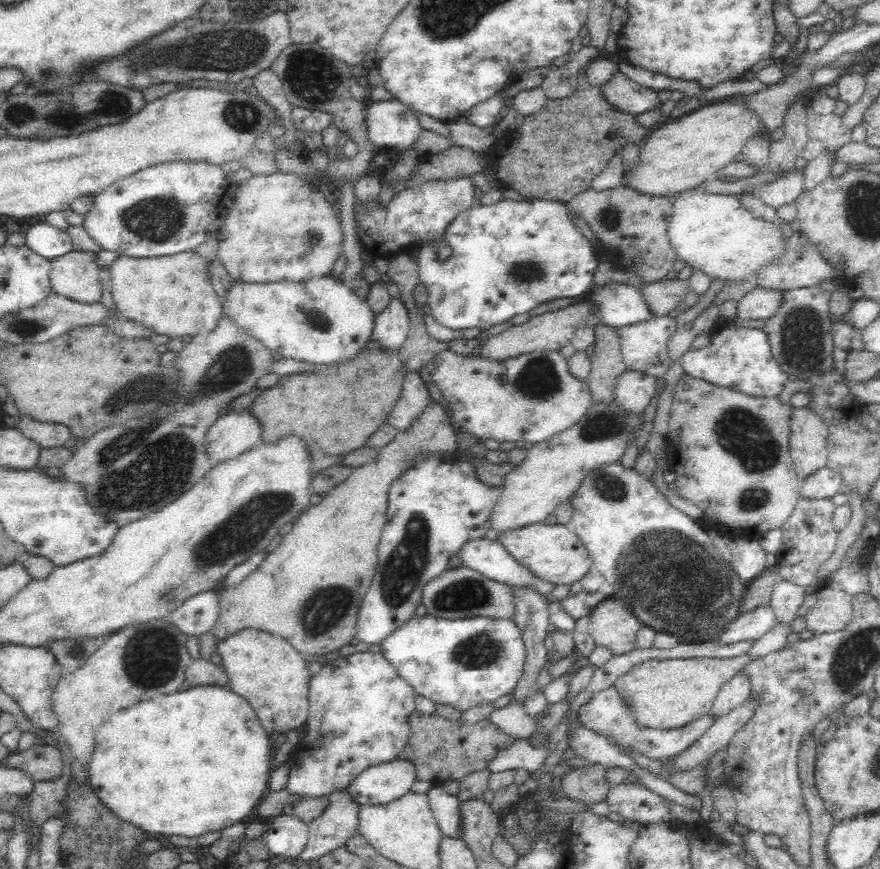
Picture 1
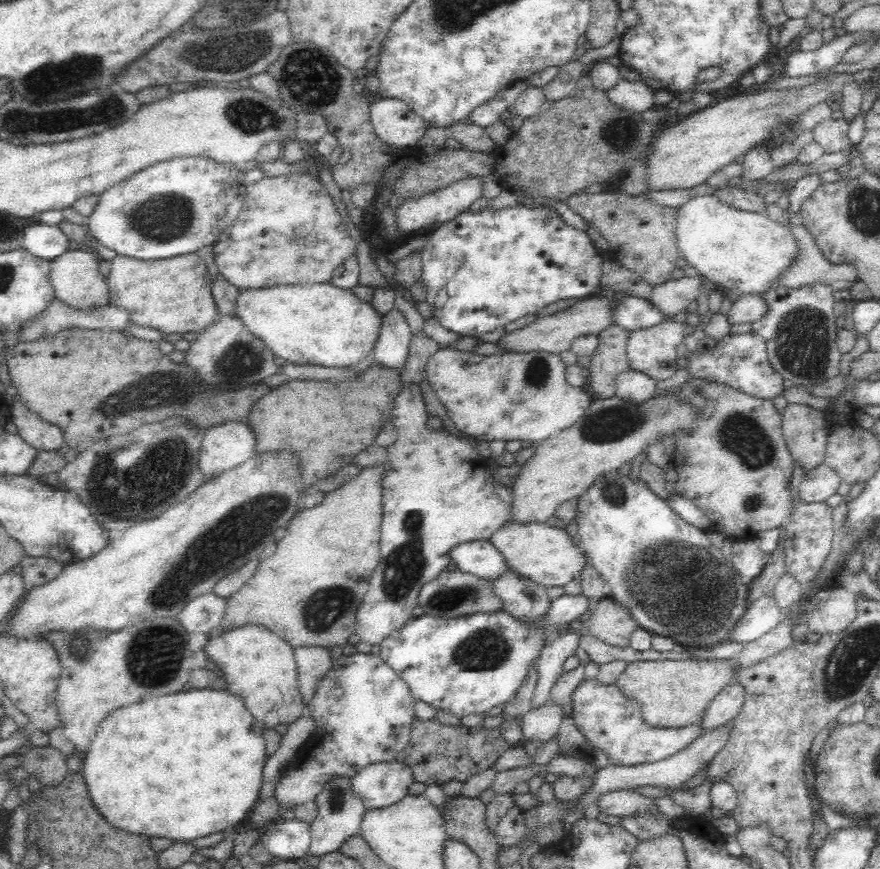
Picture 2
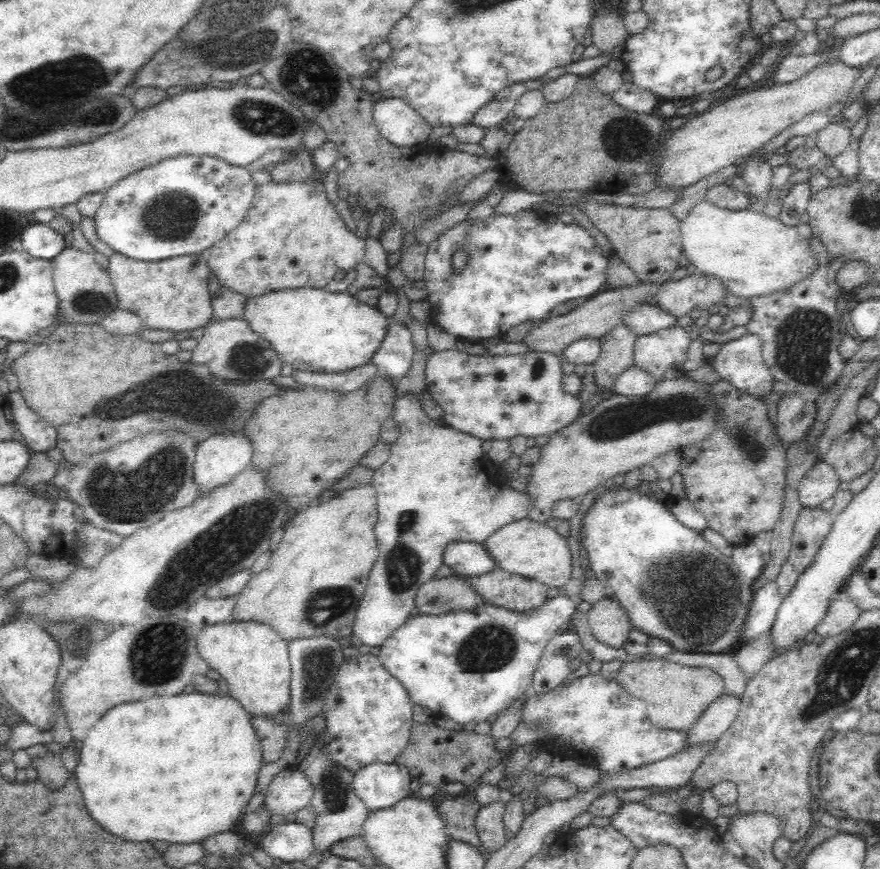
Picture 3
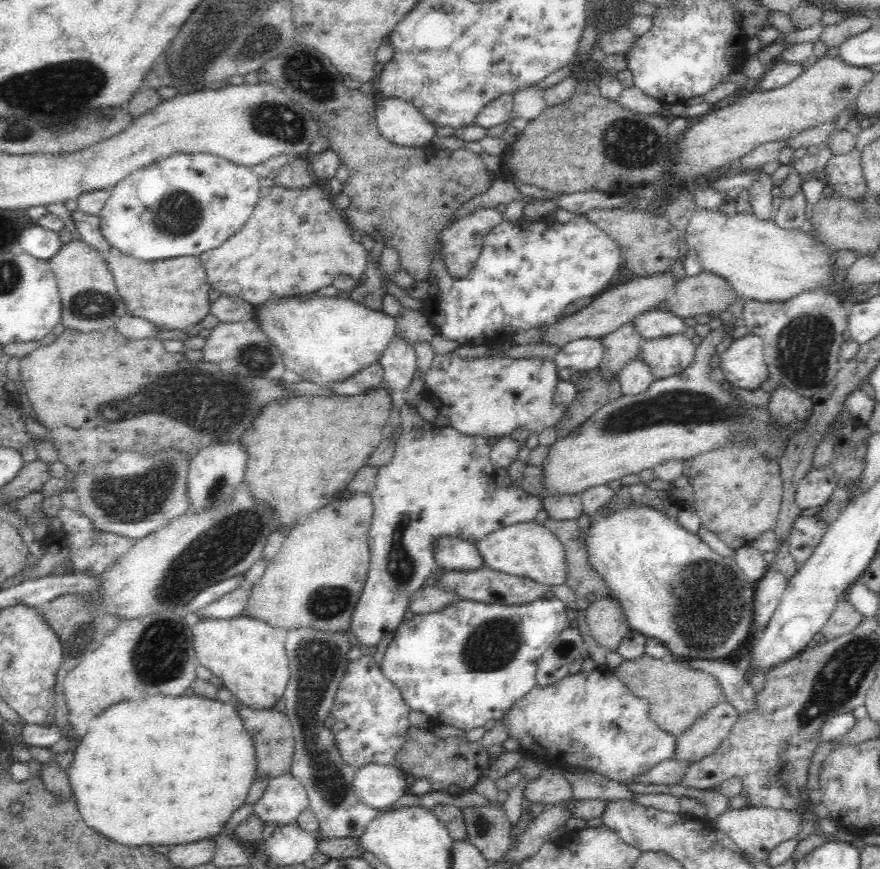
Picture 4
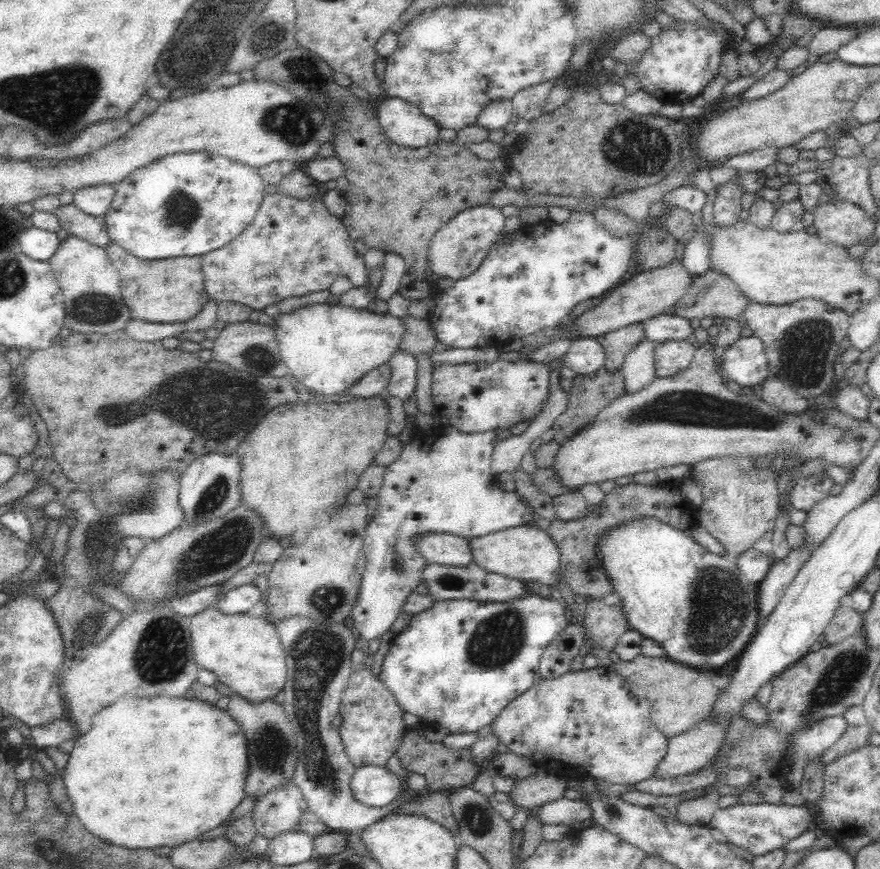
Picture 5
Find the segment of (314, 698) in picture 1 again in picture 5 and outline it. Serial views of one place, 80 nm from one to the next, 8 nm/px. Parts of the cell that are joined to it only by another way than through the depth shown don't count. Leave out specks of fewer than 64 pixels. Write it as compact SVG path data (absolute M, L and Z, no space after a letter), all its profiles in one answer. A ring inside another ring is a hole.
M354 665L354 673L341 698L339 714L343 721L339 733L346 748L346 755L357 768L367 765L386 765L392 755L399 750L406 725L402 721L402 709L394 700L394 695L386 689L378 676L370 669ZM294 783L266 794L253 806L250 816L257 835L270 842L280 834L294 831L306 811L305 797Z

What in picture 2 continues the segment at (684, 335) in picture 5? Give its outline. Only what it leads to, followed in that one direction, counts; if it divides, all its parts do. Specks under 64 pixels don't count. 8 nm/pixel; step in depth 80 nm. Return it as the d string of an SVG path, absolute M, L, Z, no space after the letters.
M619 294L622 302L618 302L618 308L614 312L614 324L625 328L629 332L649 329L651 326L662 324L668 320L662 311L646 300L629 294Z

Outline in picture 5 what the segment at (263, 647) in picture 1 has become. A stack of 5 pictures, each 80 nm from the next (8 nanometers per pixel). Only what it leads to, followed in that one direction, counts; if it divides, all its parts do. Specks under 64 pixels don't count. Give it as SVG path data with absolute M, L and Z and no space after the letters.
M210 604L190 616L190 632L197 665L213 672L234 693L250 702L262 702L282 690L286 682L286 653L276 629L263 615L224 614L216 604Z

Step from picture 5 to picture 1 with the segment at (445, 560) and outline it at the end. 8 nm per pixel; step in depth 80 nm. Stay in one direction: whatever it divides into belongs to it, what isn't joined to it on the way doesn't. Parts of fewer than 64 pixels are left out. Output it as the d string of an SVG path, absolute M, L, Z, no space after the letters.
M484 538L466 542L457 556L462 567L468 567L486 576L490 580L511 584L511 586L529 586L542 596L551 598L550 592L555 584L548 583L530 573L530 570L518 565L498 541Z

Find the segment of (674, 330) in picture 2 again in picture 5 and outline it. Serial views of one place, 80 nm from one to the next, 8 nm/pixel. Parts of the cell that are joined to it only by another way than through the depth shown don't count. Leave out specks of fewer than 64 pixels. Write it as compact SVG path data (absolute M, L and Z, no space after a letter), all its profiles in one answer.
M692 341L664 342L656 345L654 364L656 376L664 378L688 368L695 356Z

